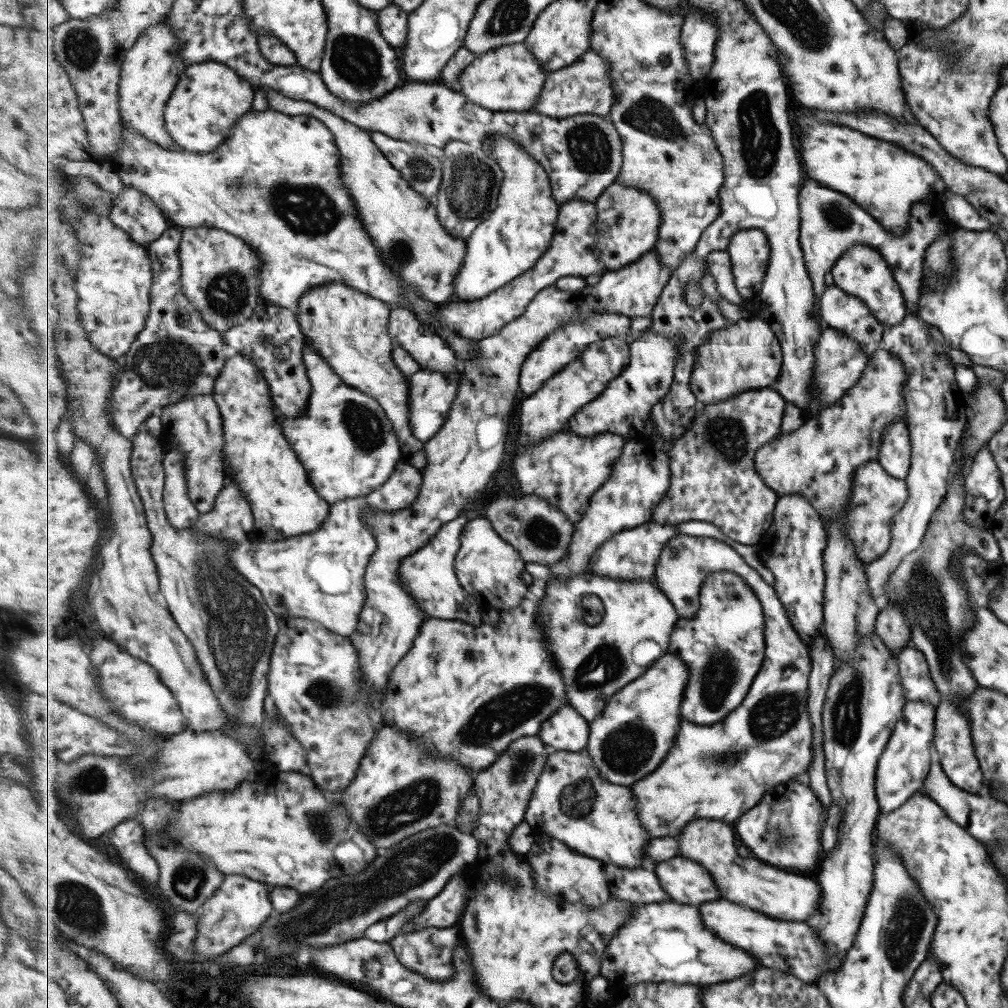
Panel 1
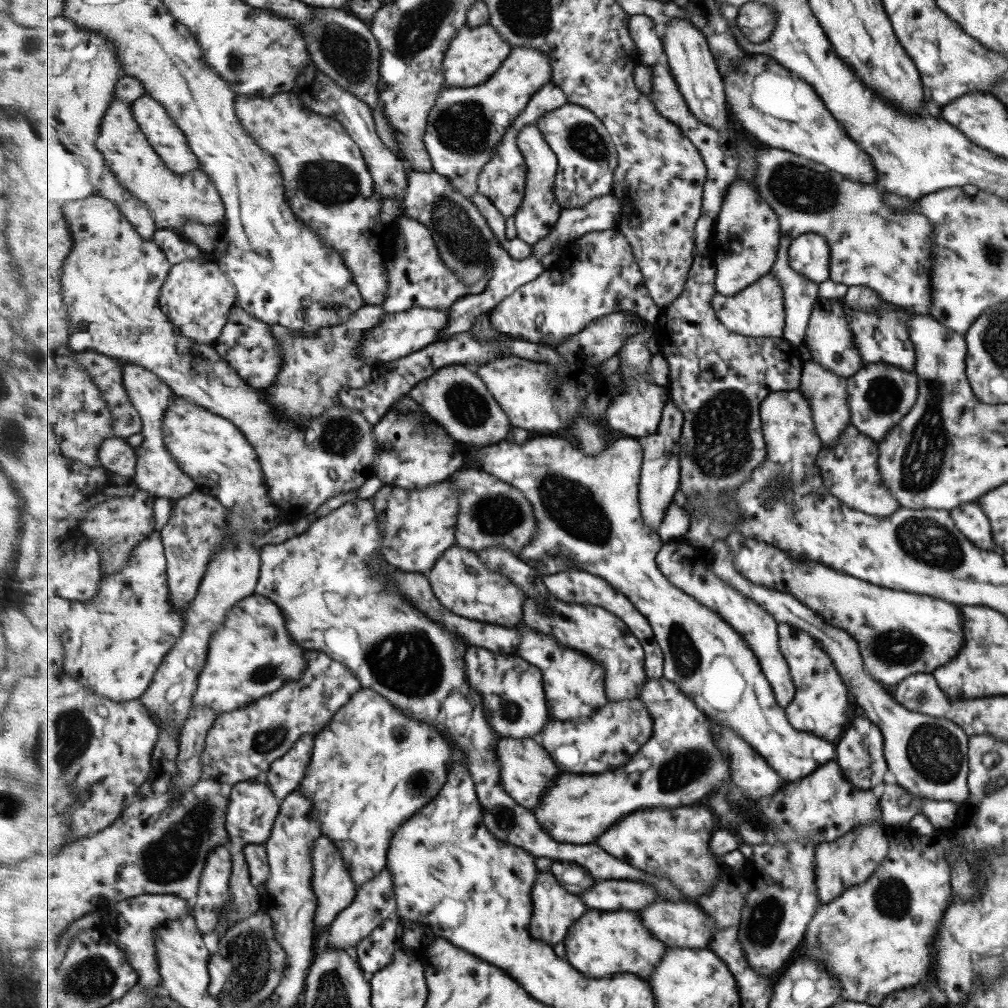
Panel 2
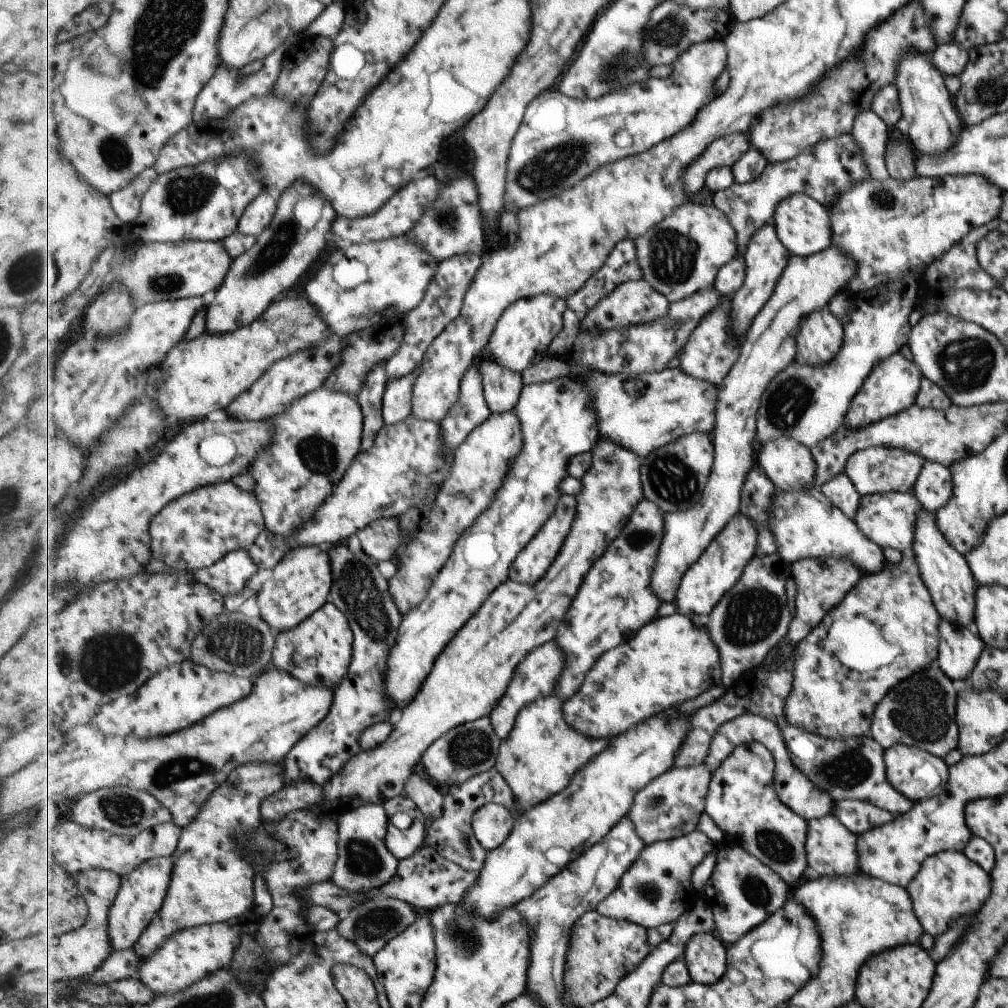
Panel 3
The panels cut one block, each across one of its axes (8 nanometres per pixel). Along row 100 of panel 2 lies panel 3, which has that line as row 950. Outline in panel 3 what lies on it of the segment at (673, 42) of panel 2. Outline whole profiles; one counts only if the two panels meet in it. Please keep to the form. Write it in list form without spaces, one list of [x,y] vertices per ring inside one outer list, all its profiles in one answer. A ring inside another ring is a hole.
[[[716,934],[695,935],[688,942],[684,958],[696,983],[714,985],[728,972],[727,946]]]

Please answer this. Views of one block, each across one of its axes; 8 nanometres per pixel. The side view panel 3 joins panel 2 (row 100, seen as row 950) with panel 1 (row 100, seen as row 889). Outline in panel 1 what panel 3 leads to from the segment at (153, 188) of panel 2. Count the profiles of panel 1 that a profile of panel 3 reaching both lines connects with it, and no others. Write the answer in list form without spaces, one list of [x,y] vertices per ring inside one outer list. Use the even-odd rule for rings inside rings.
[[[167,18],[154,26],[149,26],[149,29],[145,30],[143,36],[139,37],[137,43],[133,45],[133,48],[128,50],[122,63],[120,82],[122,122],[137,129],[149,141],[159,143],[171,151],[182,147],[169,134],[164,110],[175,92],[181,76],[184,76],[186,68],[190,65],[189,62],[185,62],[185,57],[181,57],[179,52],[181,52],[179,37]]]

